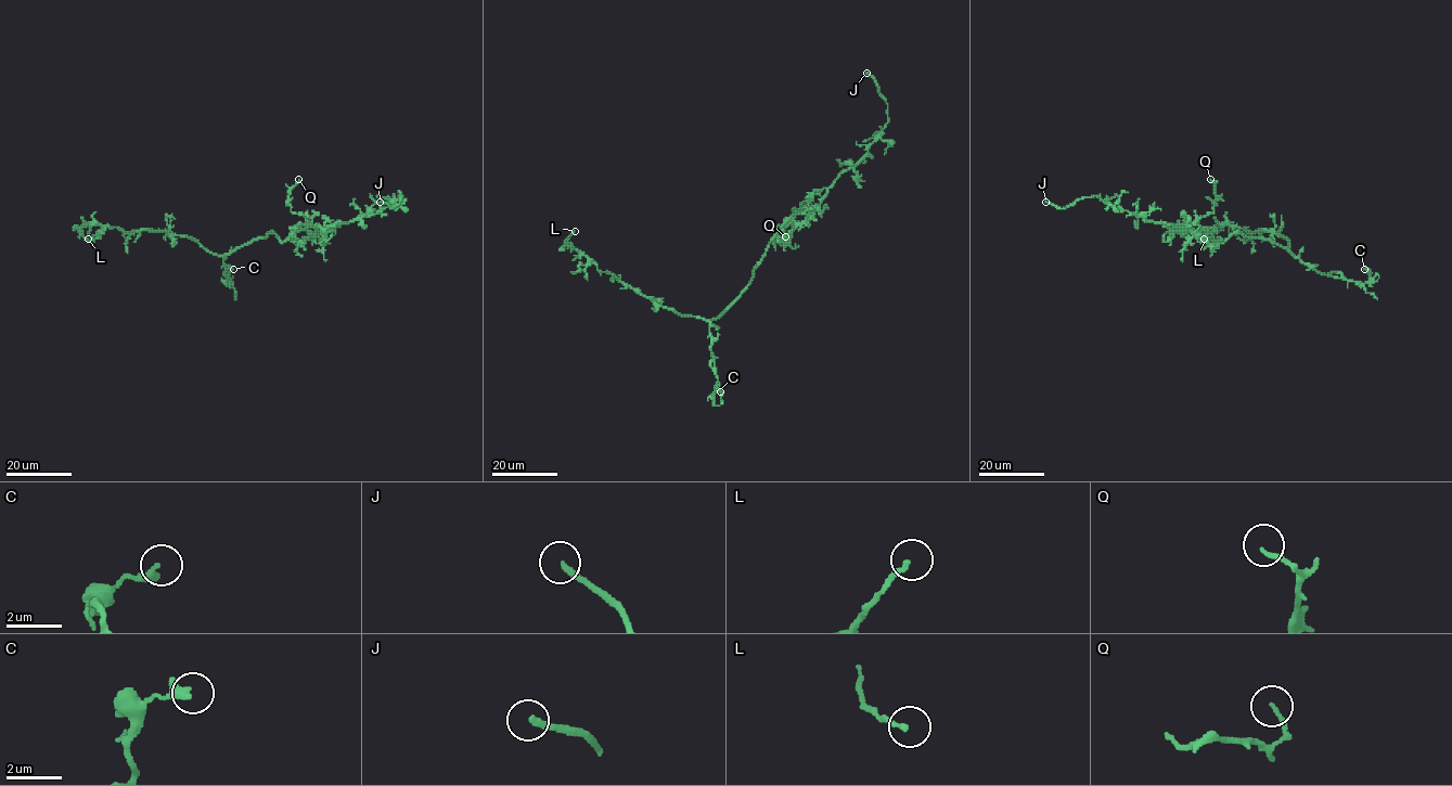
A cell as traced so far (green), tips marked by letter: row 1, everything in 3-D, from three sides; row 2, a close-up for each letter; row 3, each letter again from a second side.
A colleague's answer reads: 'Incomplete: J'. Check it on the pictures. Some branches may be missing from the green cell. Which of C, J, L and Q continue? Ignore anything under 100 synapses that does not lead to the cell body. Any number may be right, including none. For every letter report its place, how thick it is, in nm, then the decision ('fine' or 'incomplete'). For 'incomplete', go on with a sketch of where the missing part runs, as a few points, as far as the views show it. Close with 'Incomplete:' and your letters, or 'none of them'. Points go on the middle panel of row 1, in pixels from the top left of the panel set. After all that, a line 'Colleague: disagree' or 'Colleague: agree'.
C: at (720, 391); 300 nm thick; fine
J: at (866, 73); 220 nm thick; incomplete; missing branch runs (866, 73), (845, 53), (847, 49), (834, 42), (805, 16), (795, 15), (789, 10)
L: at (575, 231); 180 nm thick; fine
Q: at (785, 236); 130 nm thick; fine
Incomplete: J
Colleague: agree

